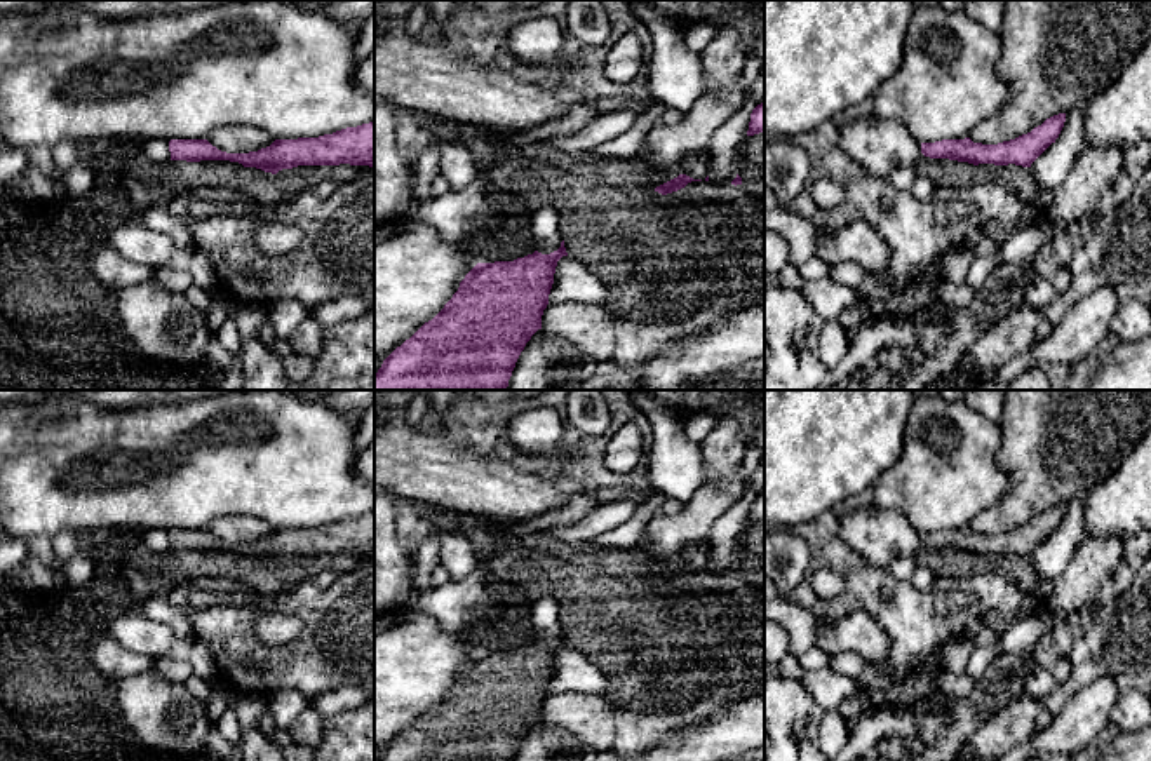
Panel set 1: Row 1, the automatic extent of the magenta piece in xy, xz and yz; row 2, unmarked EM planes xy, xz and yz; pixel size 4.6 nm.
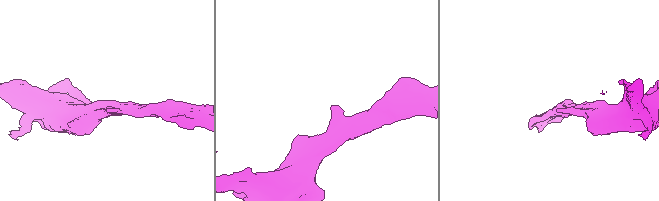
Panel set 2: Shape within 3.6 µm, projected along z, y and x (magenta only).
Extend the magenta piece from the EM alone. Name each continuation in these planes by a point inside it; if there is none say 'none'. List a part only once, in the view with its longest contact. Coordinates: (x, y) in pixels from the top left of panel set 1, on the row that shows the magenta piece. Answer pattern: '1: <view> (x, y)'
none

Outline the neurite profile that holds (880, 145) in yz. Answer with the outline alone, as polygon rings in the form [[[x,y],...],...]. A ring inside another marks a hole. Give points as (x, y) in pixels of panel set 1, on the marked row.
[[[869,115],[843,122],[839,141],[843,152],[878,178],[888,178],[899,167],[916,167],[923,157],[921,143],[897,118]]]

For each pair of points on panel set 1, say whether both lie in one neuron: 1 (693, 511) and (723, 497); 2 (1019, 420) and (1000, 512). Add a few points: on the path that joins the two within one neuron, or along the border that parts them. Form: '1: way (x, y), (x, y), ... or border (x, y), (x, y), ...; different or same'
1: way (700, 511), (716, 497); same
2: way (1021, 443), (1021, 490); same

